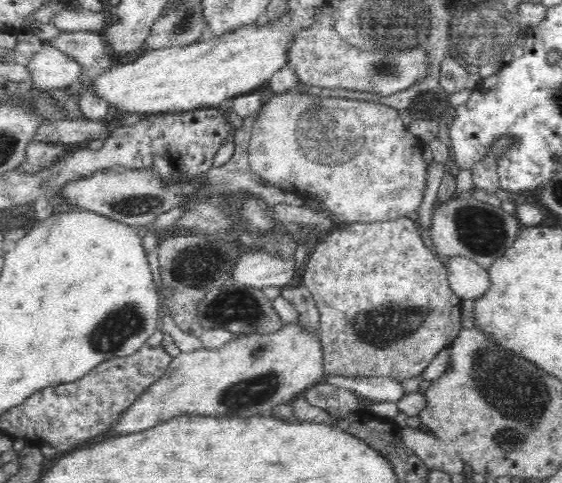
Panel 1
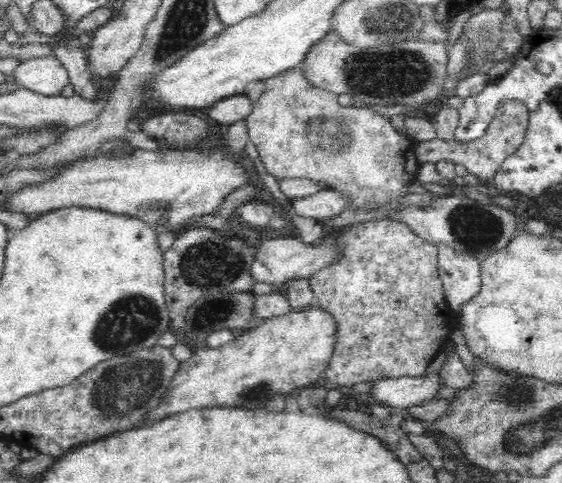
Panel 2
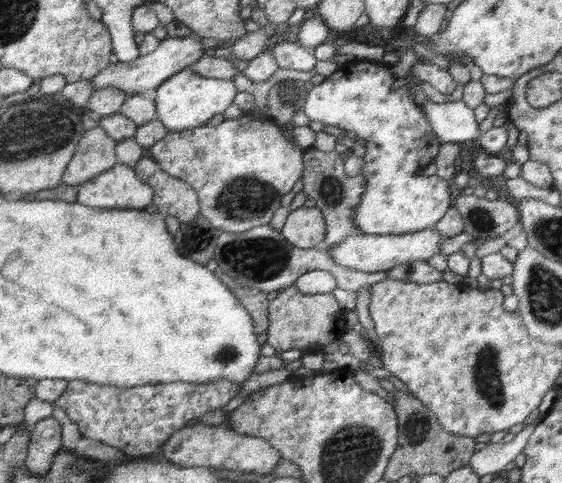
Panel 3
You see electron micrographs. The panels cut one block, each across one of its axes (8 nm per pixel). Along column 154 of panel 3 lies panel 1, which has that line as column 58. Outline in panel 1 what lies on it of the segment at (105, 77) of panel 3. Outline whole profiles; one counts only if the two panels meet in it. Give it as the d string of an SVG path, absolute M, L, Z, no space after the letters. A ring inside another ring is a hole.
M50 43L42 44L26 68L34 88L44 92L72 86L83 72L80 63Z

